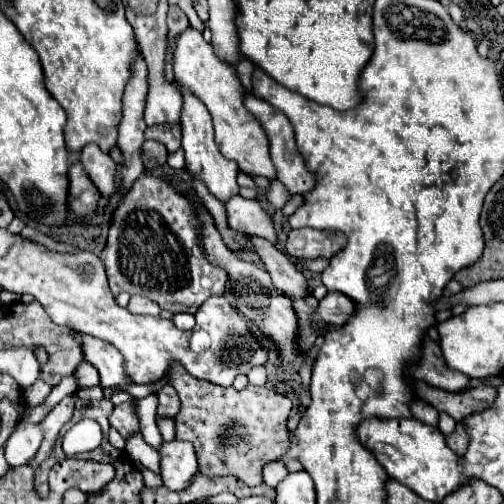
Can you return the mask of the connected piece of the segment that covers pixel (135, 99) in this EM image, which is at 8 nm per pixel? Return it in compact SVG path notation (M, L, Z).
M136 59L132 67L132 79L126 85L124 91L124 117L120 123L120 137L118 147L122 149L126 157L126 165L122 169L124 177L124 191L132 187L136 177L144 173L144 165L140 161L140 149L144 143L144 103L146 103L146 91L148 91L148 79L146 79L146 63L144 59Z

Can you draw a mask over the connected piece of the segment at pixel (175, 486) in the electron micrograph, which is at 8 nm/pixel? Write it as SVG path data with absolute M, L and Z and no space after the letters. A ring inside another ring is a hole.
M164 441L158 447L160 455L160 477L166 489L182 491L198 471L194 447L188 441Z

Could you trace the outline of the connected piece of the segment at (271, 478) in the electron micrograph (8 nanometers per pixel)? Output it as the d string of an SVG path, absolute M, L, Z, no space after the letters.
M278 461L268 463L268 465L264 465L264 469L262 469L264 483L270 485L270 487L276 487L276 485L286 477L286 475L288 475L288 471L286 471L284 463L278 463Z

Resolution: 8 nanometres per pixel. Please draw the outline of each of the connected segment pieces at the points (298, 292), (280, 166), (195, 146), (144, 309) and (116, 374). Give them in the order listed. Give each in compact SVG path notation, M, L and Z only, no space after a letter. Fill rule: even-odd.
M252 237L250 243L252 243L252 251L256 251L260 255L260 259L264 261L264 267L270 273L276 289L280 289L284 295L288 295L290 301L310 297L308 281L306 281L304 273L298 269L294 259L290 259L286 253L276 249L276 245L272 245L270 241L266 241L262 237Z
M244 93L244 99L246 99L246 109L260 121L262 129L266 131L268 135L268 141L270 141L270 155L272 155L272 161L274 161L274 167L276 167L276 173L278 173L278 179L286 185L286 189L290 193L298 193L302 195L304 191L310 191L314 185L314 175L306 169L298 149L296 149L296 143L294 143L294 131L292 131L292 125L290 121L286 119L286 115L282 111L276 111L272 105L268 105L266 101L254 97L252 93Z
M186 89L182 91L182 95L184 95L184 109L182 109L180 127L182 127L182 149L186 151L186 169L194 179L202 181L220 203L228 203L234 195L238 195L238 183L236 183L238 165L230 159L224 159L224 155L218 151L214 143L212 119L204 103L200 103L200 99L196 99Z
M134 295L130 297L130 303L128 303L128 309L132 313L144 313L144 315L158 315L160 313L160 307L148 299L144 299L142 295Z
M80 333L78 337L82 339L84 359L92 363L100 373L100 387L132 385L132 379L128 379L128 373L124 371L124 357L120 351L116 351L116 347L90 335Z

